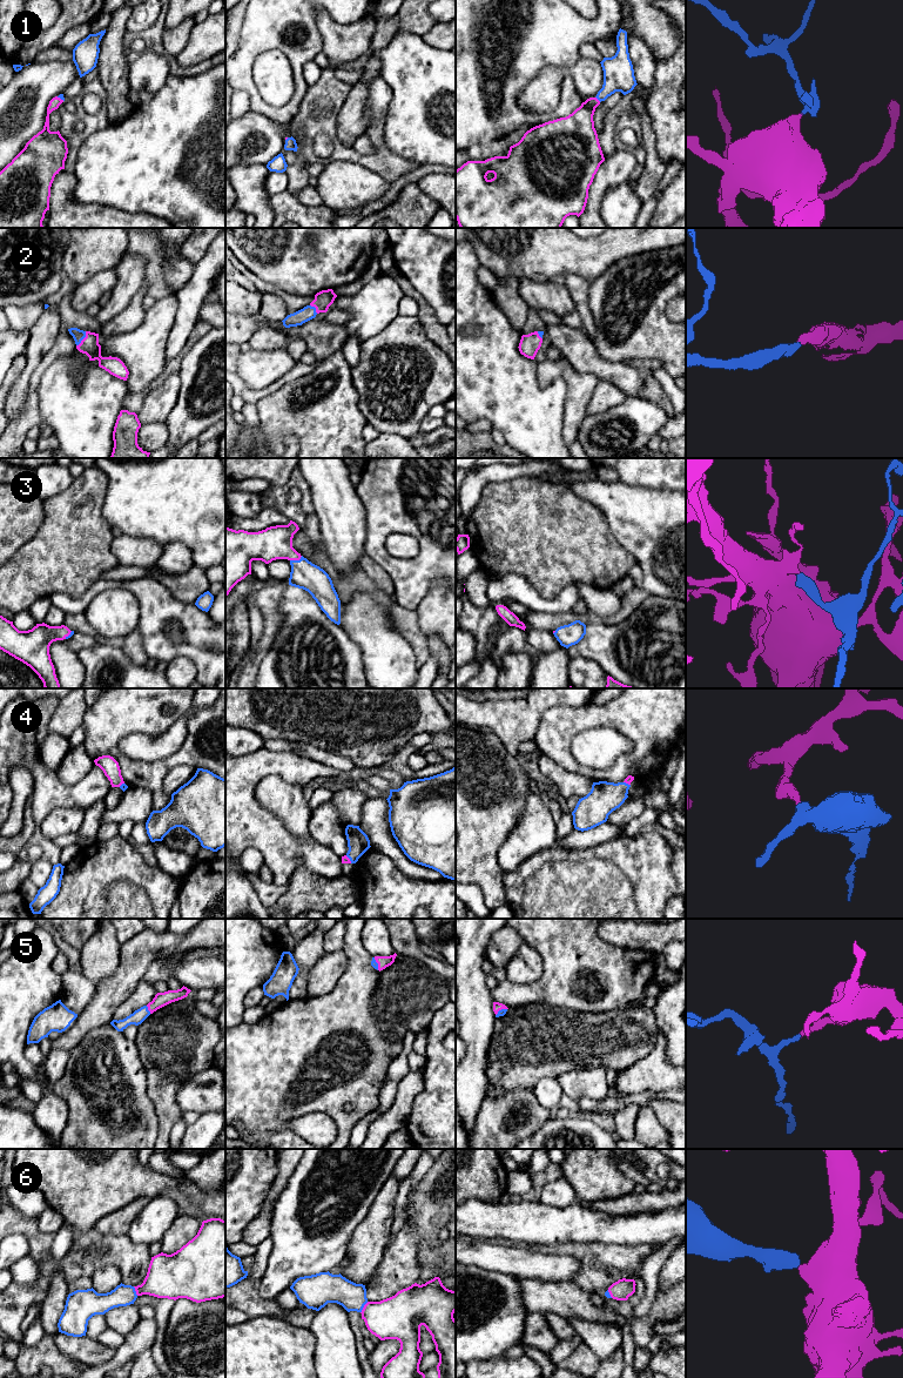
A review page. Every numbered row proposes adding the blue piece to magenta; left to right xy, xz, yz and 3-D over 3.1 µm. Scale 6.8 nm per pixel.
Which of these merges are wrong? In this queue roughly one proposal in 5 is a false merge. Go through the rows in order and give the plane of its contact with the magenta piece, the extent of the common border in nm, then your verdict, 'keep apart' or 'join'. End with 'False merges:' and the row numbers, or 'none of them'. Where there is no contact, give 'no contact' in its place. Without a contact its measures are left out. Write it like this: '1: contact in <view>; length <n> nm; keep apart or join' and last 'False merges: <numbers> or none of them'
1: contact in yz; length 50 nm; join
2: contact in xy; length 120 nm; join
3: contact in xz; length 90 nm; join
4: contact in xz; length 70 nm; join
5: contact in xy; length 70 nm; join
6: contact in xz; length 90 nm; join
False merges: none of them

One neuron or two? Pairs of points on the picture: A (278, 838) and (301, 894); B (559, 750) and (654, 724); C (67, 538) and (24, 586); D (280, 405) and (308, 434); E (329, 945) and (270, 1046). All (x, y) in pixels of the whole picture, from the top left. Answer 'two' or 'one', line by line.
A: two
B: one
C: one
D: one
E: two

